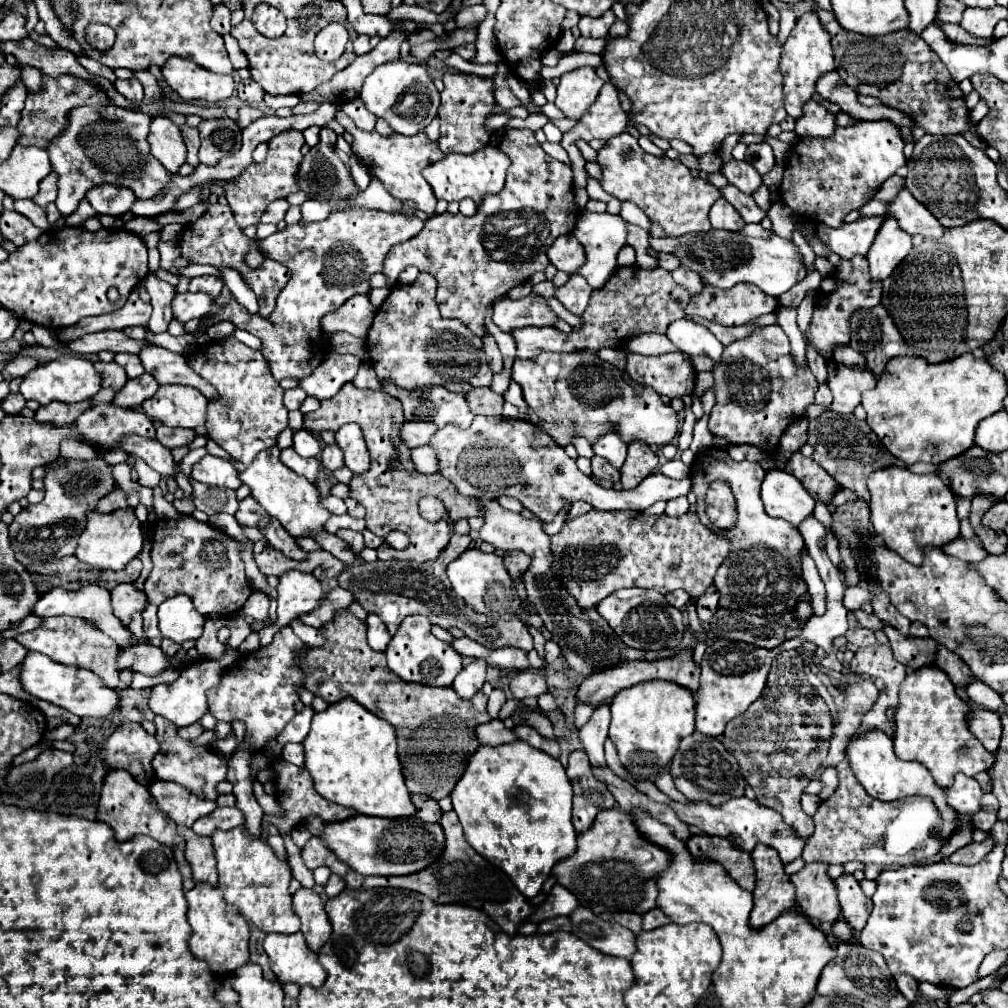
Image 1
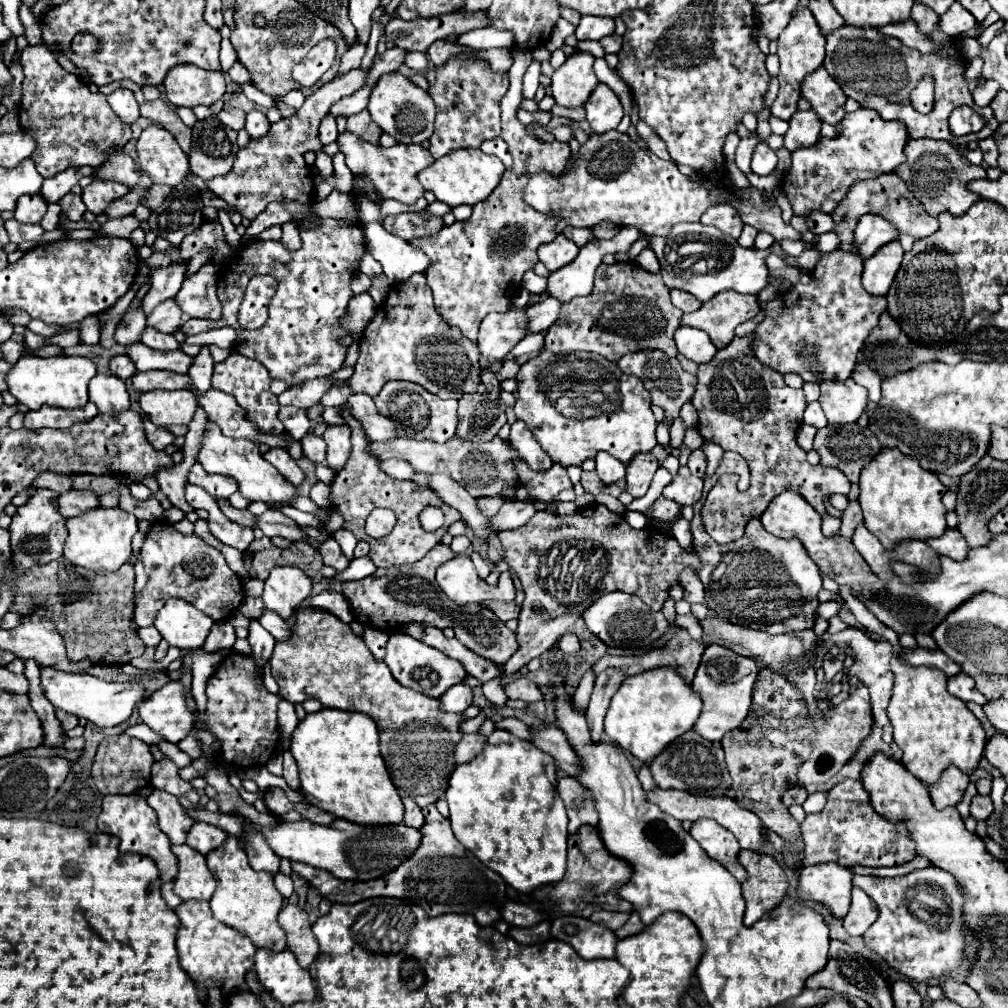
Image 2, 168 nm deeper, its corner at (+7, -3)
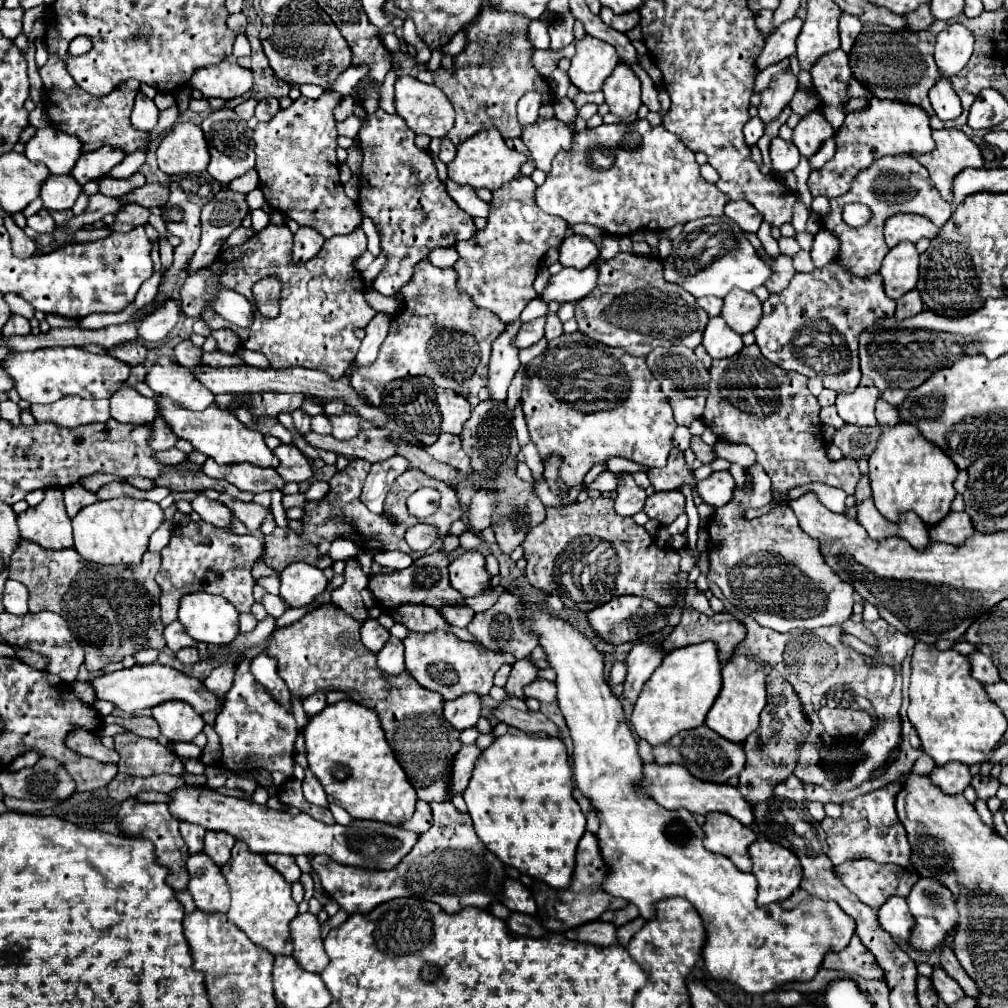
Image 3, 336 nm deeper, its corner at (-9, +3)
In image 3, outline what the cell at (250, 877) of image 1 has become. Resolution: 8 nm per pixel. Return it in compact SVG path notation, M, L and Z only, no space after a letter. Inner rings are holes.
M236 841L236 845L232 847L232 857L222 867L222 875L226 877L226 883L228 883L230 895L232 895L230 911L226 913L228 915L228 921L234 923L236 927L240 927L258 947L270 951L272 955L290 955L294 947L292 947L292 937L290 937L288 925L298 915L298 905L294 903L294 899L290 895L290 885L284 881L284 877L280 873L276 873L276 869L272 869L264 861L264 855L252 853L242 841Z

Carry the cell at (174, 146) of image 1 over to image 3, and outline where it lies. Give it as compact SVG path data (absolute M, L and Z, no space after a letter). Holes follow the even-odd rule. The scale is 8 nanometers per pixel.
M176 123L158 145L158 165L168 175L190 175L206 171L210 153L204 133L194 123Z

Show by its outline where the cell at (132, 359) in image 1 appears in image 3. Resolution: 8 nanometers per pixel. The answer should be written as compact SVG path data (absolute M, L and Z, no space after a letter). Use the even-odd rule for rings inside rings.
M128 341L124 345L116 345L114 349L110 349L108 355L112 355L112 357L116 357L116 359L120 359L120 361L134 367L134 365L140 365L144 361L146 347L142 343L138 343L138 341Z

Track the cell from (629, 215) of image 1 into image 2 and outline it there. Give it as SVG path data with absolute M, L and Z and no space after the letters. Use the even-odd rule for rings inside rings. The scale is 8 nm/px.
M642 235L646 237L650 249L656 253L660 267L662 267L662 279L666 283L666 287L676 287L682 291L688 291L692 295L696 295L700 301L708 301L714 295L718 295L720 291L732 289L738 293L750 293L750 295L758 295L770 281L770 271L766 265L766 251L762 249L744 249L738 243L726 243L718 247L718 269L708 269L706 273L692 273L692 271L684 271L678 265L672 265L670 253L668 253L668 237L650 237L650 235Z

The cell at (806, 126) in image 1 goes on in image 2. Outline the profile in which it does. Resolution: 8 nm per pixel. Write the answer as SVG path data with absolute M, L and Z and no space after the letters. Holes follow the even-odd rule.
M796 111L788 121L790 129L784 135L784 147L788 151L810 147L820 139L820 117L814 111Z

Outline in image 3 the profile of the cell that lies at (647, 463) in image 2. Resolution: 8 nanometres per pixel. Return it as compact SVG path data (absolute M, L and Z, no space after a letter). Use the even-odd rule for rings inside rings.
M672 449L666 467L662 467L662 469L650 469L648 477L650 477L652 487L656 491L672 491L672 489L682 489L684 485L692 485L694 504L699 506L702 503L700 497L698 497L698 493L696 493L696 487L694 487L696 485L694 471L686 465L684 455L678 449Z

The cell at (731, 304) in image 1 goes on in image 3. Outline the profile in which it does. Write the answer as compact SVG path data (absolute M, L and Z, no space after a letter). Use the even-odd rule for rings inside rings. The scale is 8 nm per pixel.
M732 289L728 297L724 297L724 307L720 315L732 331L738 335L750 333L756 329L760 317L762 317L762 303L754 293Z

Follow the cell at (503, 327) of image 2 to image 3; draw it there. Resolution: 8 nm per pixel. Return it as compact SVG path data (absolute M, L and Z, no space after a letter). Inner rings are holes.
M520 321L510 323L492 345L492 357L488 365L488 385L486 385L492 401L506 401L510 381L520 367L518 349L512 345L512 337L518 333L518 329Z

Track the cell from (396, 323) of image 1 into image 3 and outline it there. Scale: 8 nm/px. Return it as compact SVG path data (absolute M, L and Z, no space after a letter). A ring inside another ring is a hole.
M426 259L416 265L412 279L400 293L404 297L404 309L392 319L390 333L380 347L378 359L352 375L352 389L368 401L368 405L380 405L386 383L426 375L438 387L448 387L464 397L476 395L488 381L490 349L496 337L504 333L506 323L492 311L476 307L472 297L456 289L456 271L452 267L432 267Z

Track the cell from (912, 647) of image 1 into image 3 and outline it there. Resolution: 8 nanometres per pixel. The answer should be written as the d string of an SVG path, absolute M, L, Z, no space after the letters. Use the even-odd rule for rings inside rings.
M976 651L970 655L972 659L972 675L982 683L998 683L1000 675L996 673L996 665L992 665L992 659L984 657L984 653Z

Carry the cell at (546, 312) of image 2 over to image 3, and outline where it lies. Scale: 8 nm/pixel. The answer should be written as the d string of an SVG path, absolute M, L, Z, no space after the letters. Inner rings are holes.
M544 317L534 319L530 323L524 323L522 329L518 329L516 337L512 339L512 345L516 345L518 349L524 349L524 347L530 347L530 345L538 343L540 337L544 337L544 323L546 323Z

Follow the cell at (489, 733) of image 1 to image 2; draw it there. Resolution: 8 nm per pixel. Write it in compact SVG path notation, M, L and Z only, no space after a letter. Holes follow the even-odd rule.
M466 733L460 743L456 745L456 763L468 763L472 761L486 745L486 737L482 733Z

